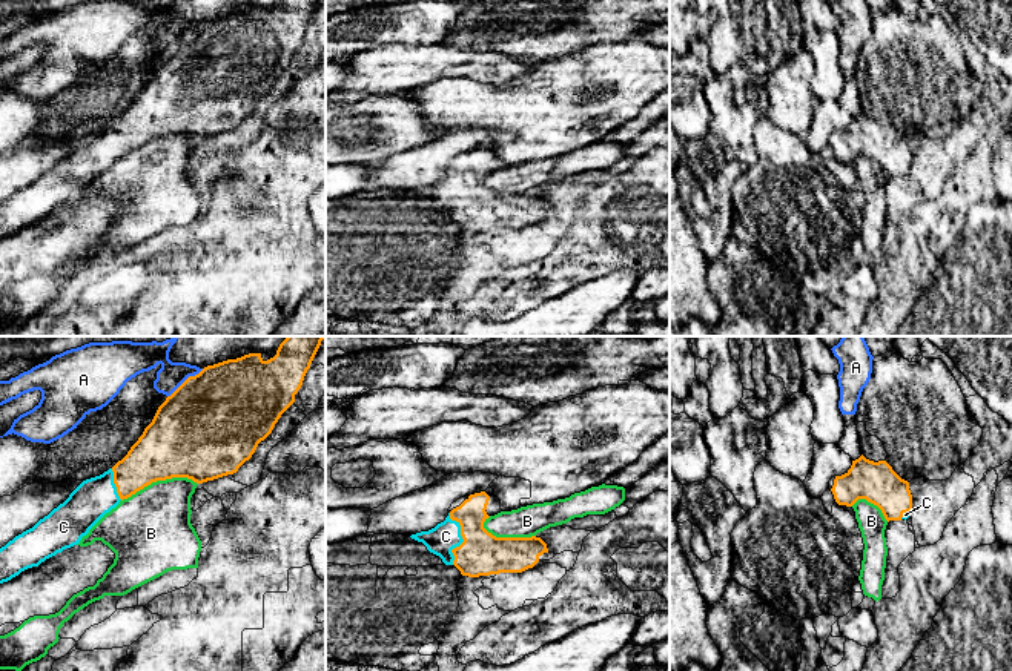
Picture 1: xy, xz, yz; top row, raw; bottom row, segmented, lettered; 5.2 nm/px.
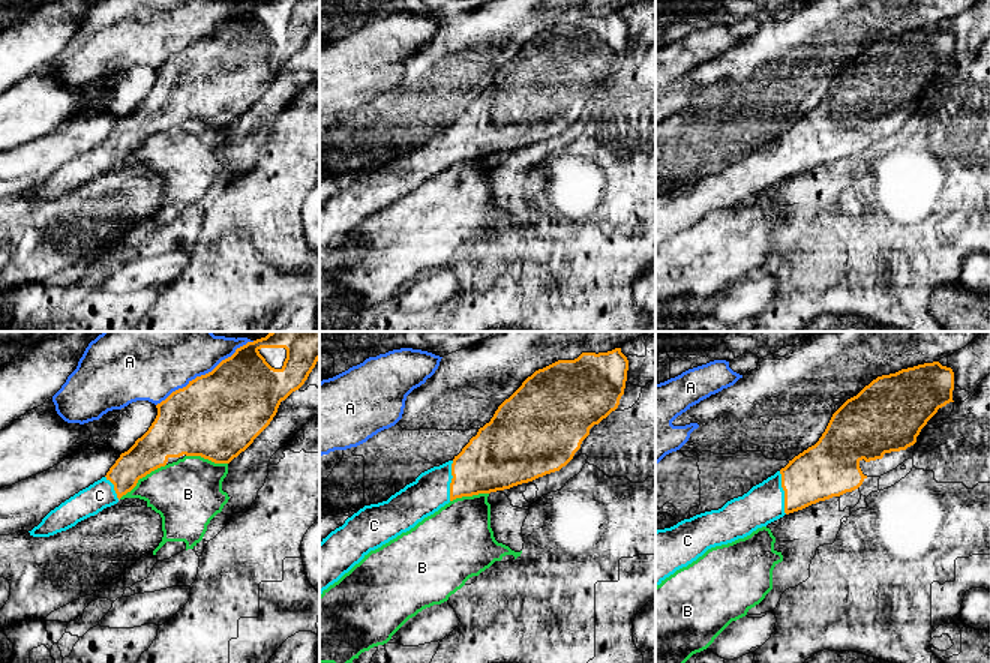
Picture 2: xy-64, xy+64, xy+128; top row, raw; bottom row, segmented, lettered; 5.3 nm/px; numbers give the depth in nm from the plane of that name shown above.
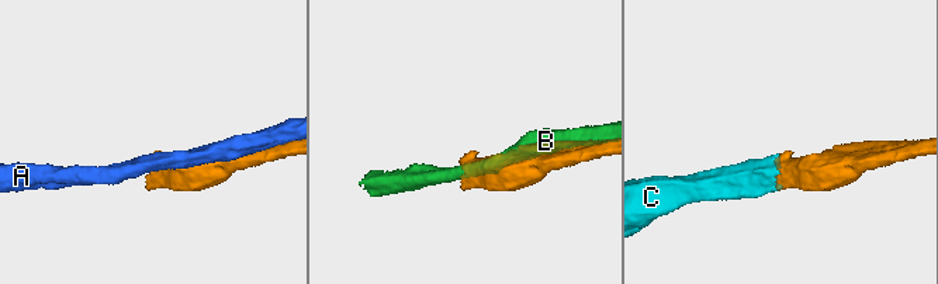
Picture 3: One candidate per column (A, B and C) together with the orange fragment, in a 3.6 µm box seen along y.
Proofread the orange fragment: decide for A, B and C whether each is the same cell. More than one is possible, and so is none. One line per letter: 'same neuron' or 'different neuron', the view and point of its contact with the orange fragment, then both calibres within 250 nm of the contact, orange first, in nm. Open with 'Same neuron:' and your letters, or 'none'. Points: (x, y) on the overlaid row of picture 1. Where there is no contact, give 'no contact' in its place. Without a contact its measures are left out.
Same neuron: C
A: different neuron; meets orange in xy at (186, 380); 500 nm thick on the orange side, 150 nm on the other
B: different neuron; meets orange in xy at (158, 479); 400 nm thick on the orange side, 380 nm on the other
C: same neuron; meets orange in xz at (463, 538); 240 nm thick on the orange side, 150 nm on the other

